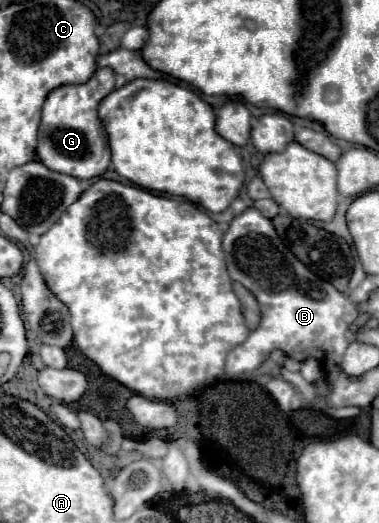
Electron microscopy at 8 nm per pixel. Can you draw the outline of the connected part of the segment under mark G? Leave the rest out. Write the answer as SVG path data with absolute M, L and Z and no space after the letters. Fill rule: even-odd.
M99 68L85 84L65 84L47 96L43 104L37 146L37 156L47 168L75 176L79 180L97 178L109 168L111 150L107 144L107 132L97 116L97 106L113 90L115 72L111 68Z

